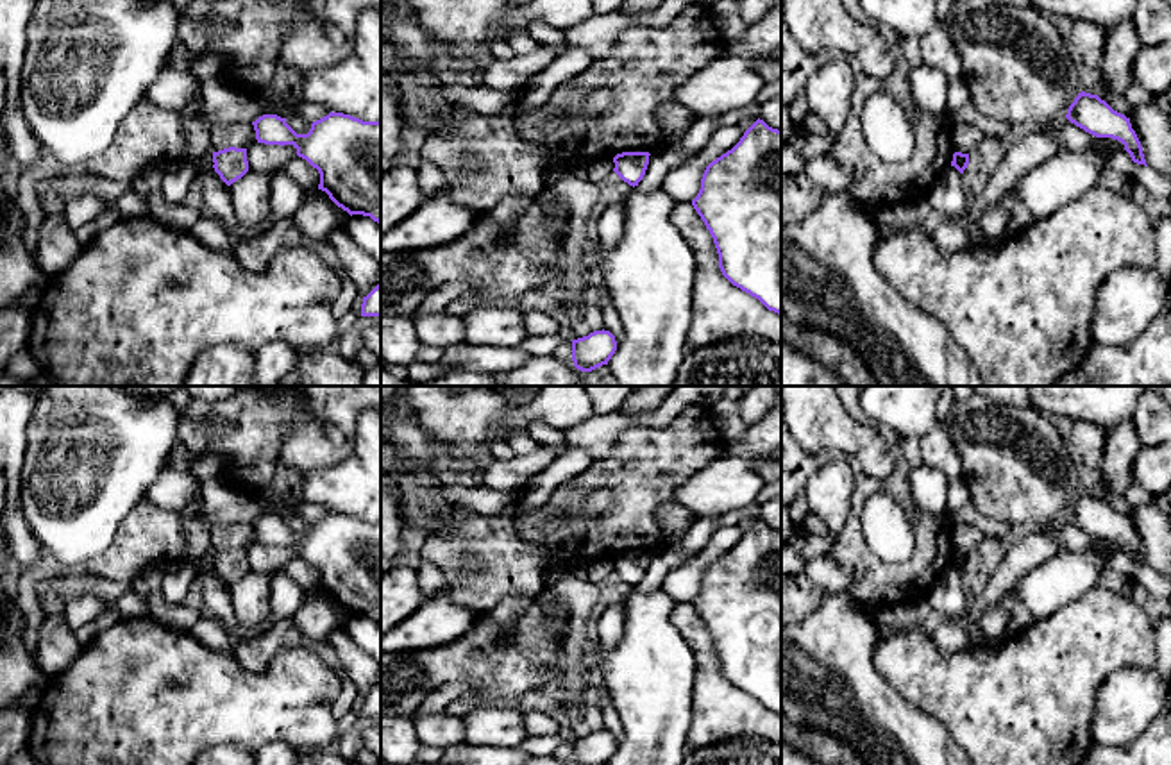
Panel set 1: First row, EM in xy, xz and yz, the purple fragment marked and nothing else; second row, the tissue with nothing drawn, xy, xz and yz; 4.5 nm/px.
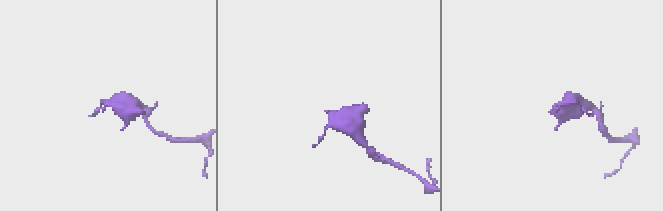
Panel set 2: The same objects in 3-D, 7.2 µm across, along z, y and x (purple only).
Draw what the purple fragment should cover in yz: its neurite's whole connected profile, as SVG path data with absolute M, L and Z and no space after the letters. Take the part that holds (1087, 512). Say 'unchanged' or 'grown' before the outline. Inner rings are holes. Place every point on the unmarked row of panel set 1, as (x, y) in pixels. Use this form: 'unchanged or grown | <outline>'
unchanged | M1085 492L1078 493L1074 502L1069 506L1066 518L1096 538L1112 538L1121 542L1133 563L1148 567L1130 518L1114 511L1098 495Z

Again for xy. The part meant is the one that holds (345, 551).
unchanged | M331 511L307 534L297 534L277 515L263 515L252 525L257 543L293 545L318 570L318 590L338 608L370 617L381 627L381 522Z

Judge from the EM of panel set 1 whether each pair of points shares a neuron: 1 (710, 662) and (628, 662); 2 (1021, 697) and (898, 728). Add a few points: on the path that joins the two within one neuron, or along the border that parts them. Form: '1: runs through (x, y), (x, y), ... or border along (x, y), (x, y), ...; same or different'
1: border along (673, 626), (694, 660), (692, 703); different
2: border along (901, 696), (934, 715), (960, 746); different

